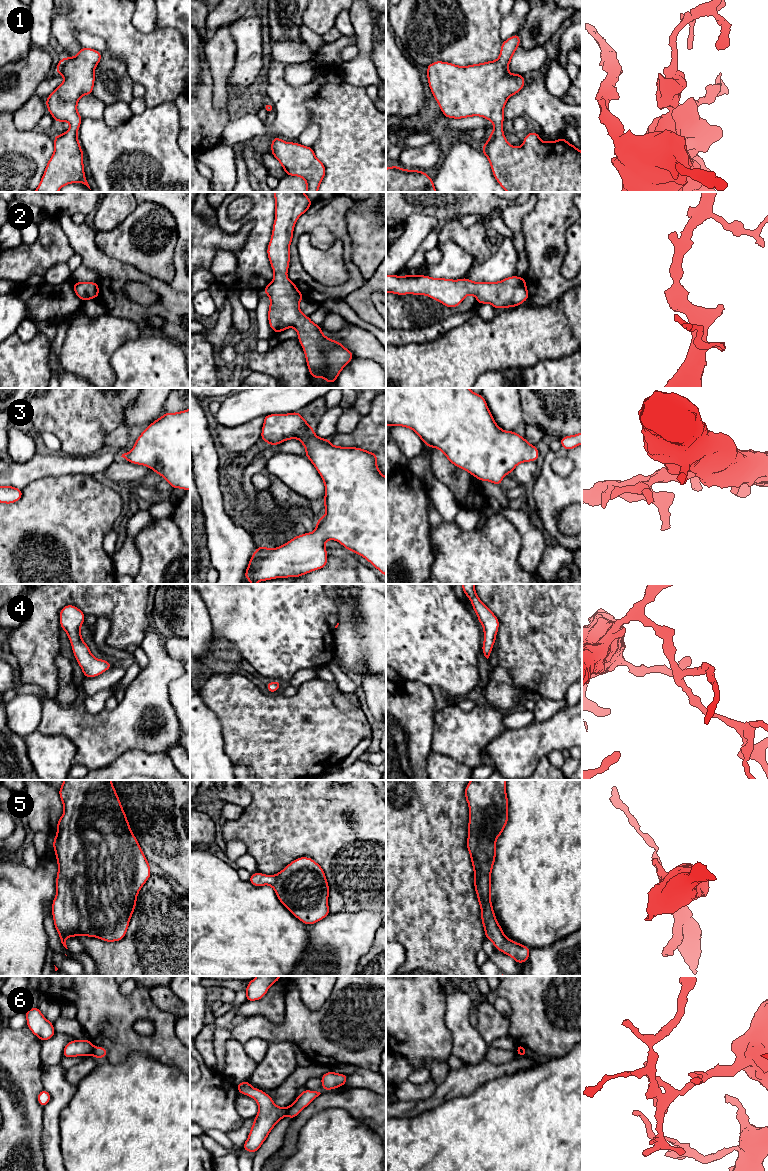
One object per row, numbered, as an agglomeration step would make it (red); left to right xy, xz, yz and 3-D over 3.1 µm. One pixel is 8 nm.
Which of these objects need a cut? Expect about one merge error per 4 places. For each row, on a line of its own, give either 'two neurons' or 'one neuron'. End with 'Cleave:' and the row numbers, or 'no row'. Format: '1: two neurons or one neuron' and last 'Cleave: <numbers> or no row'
1: one neuron
2: one neuron
3: one neuron
4: one neuron
5: one neuron
6: two neurons
Cleave: 6

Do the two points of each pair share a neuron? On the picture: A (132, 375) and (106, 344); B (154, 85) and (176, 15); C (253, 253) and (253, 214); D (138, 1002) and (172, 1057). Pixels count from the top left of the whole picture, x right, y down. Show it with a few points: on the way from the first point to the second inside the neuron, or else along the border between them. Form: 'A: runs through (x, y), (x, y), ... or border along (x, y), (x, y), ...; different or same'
A: border along (134, 340), (124, 342), (112, 355), (114, 377); different
B: border along (157, 28), (175, 28), (179, 32); different
C: runs through (253, 243), (256, 224); same
D: runs through (152, 1015), (163, 1026), (163, 1043); same

